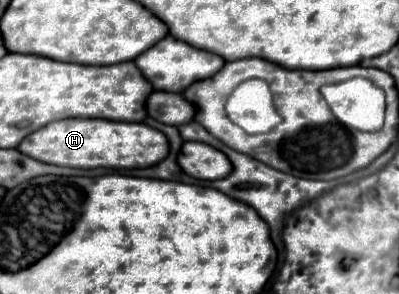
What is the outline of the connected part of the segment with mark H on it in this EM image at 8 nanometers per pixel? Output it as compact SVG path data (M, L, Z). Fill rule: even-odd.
M63 119L53 121L39 131L31 133L19 145L21 153L27 153L33 159L41 159L51 165L75 167L75 169L137 169L151 167L163 161L169 153L167 137L143 123L123 123L109 119Z

